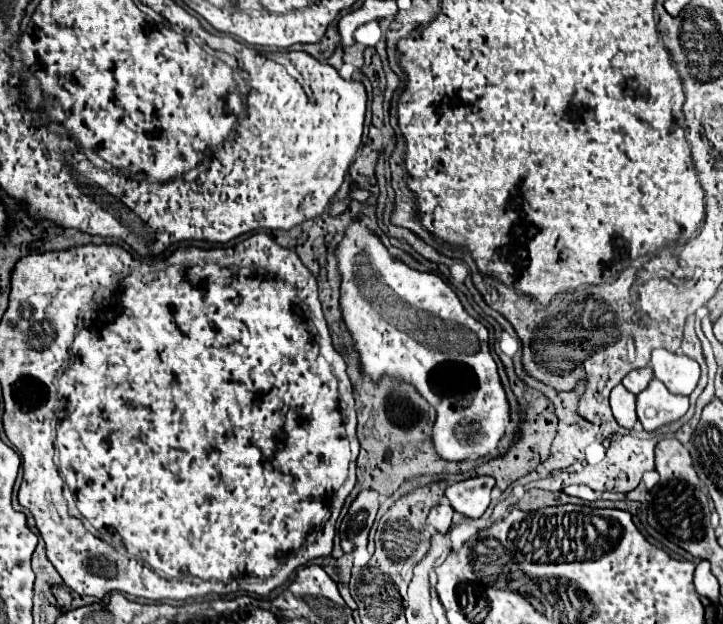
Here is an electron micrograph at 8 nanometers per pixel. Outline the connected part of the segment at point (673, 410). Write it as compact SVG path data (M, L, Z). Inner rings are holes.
M652 379L650 385L636 395L636 413L646 431L678 421L688 411L688 397L674 395L664 383Z

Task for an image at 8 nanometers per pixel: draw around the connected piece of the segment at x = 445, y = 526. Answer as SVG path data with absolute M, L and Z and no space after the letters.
M444 499L440 505L436 505L430 515L428 515L428 523L442 535L448 533L448 529L452 527L452 515L454 515L454 509L450 507L450 503Z

